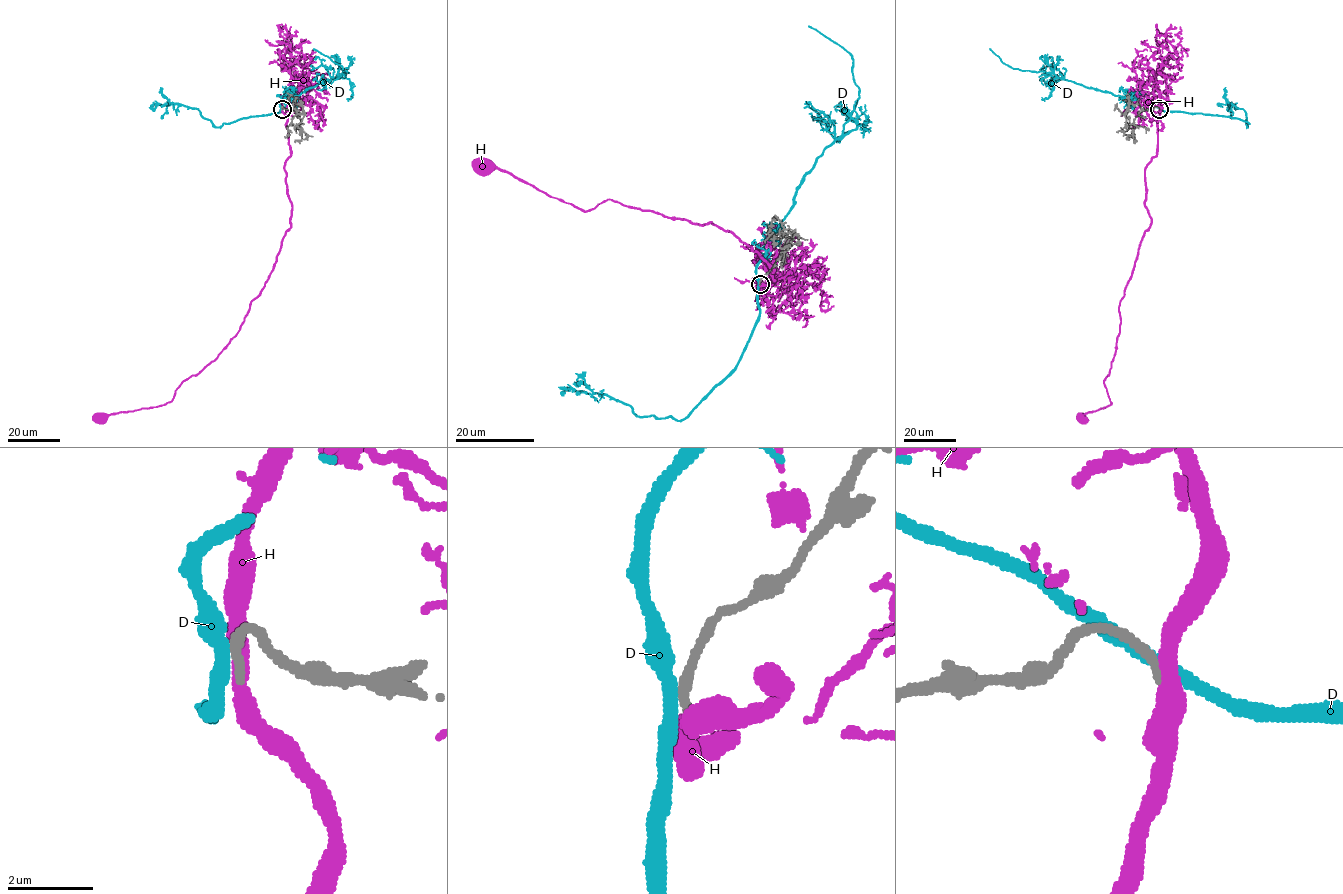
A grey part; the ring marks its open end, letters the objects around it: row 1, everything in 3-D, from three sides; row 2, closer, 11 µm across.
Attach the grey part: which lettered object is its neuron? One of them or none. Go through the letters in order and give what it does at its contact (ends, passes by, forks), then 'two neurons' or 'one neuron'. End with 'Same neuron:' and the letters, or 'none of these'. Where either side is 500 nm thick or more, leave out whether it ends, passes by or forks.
D: it passes by; two neurons
H: it passes by; one neuron
Same neuron: H

